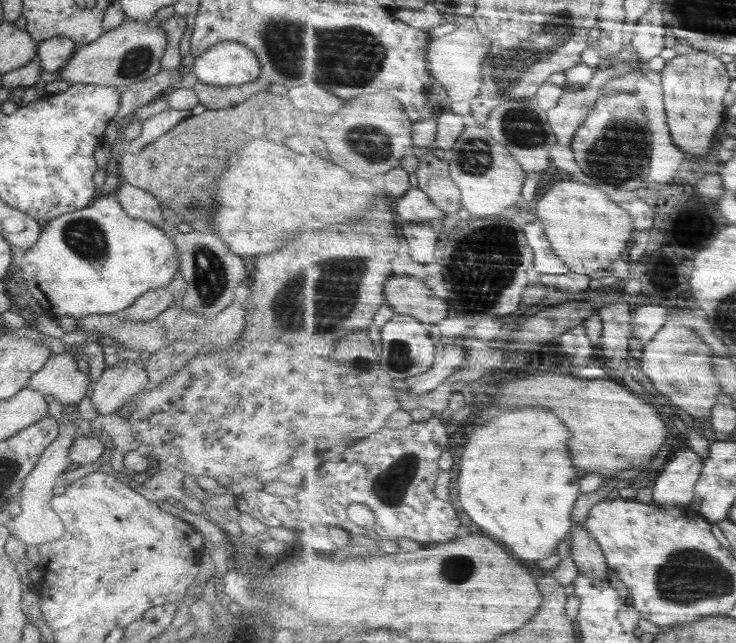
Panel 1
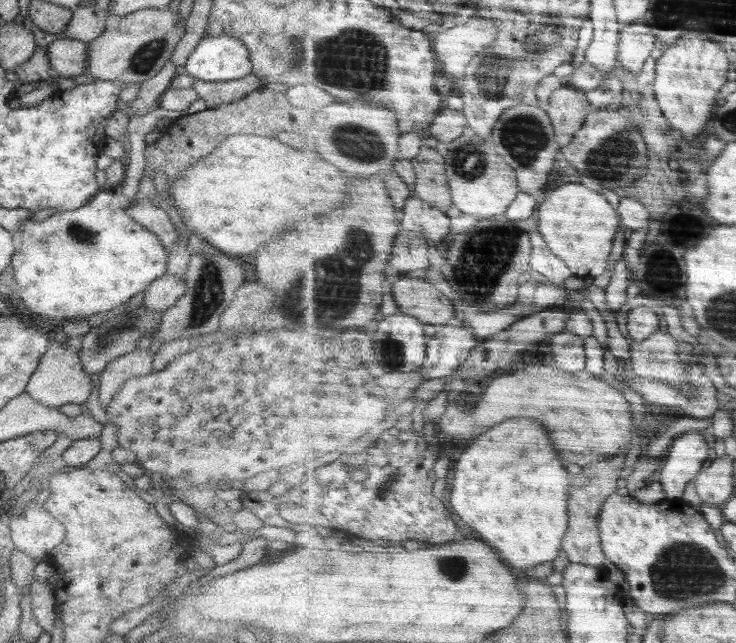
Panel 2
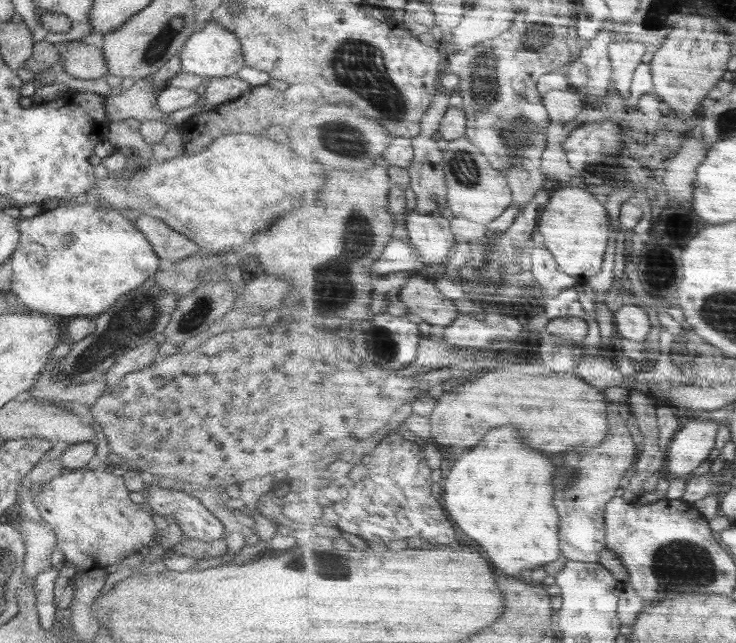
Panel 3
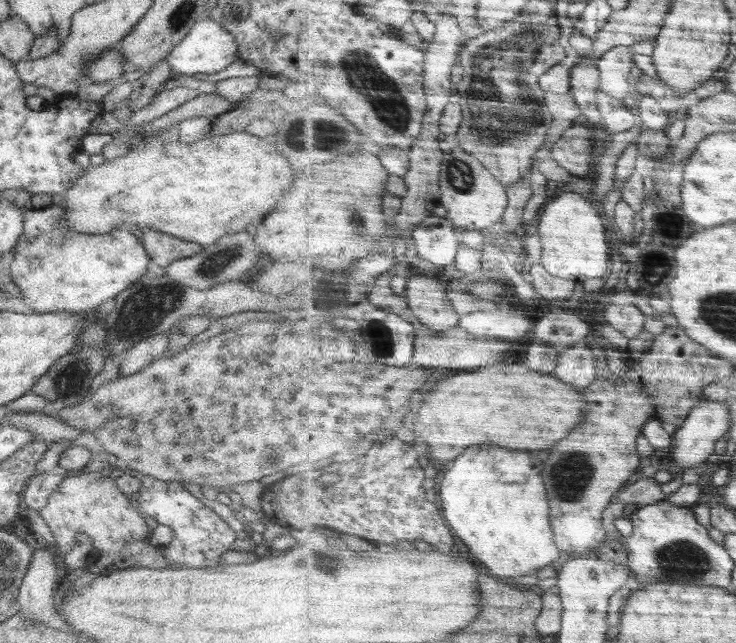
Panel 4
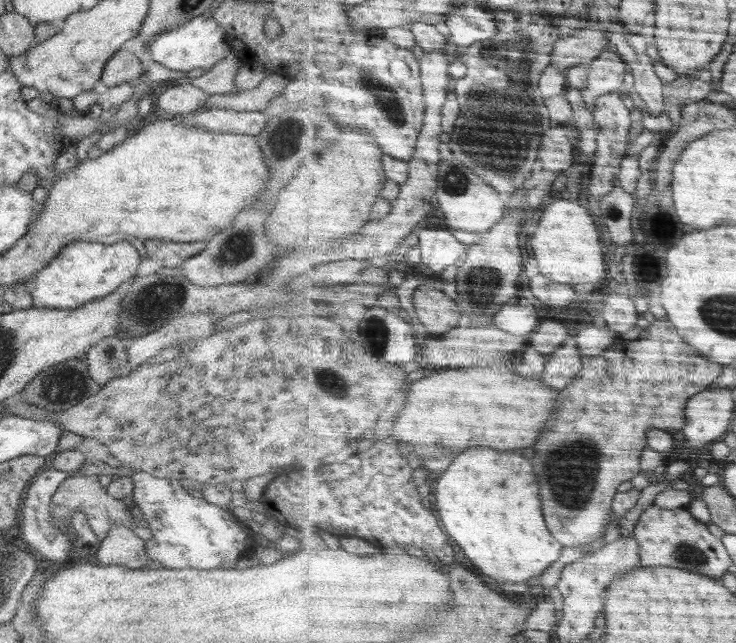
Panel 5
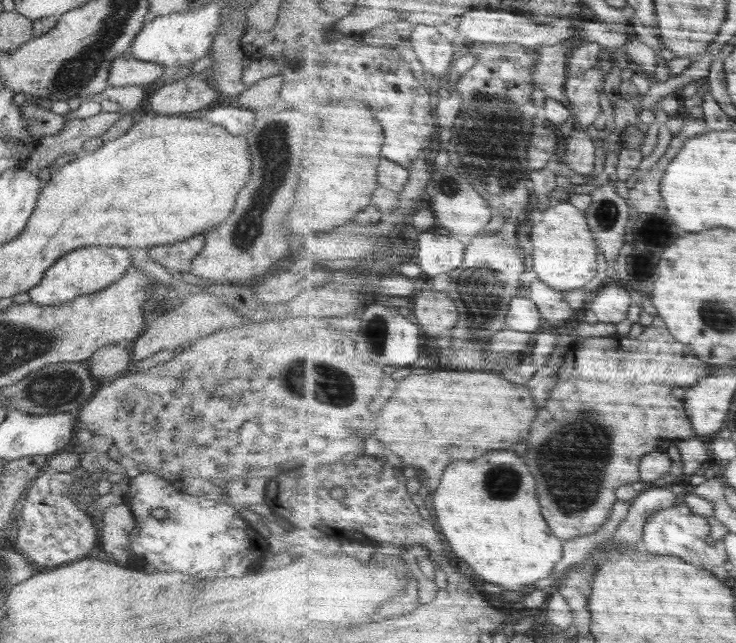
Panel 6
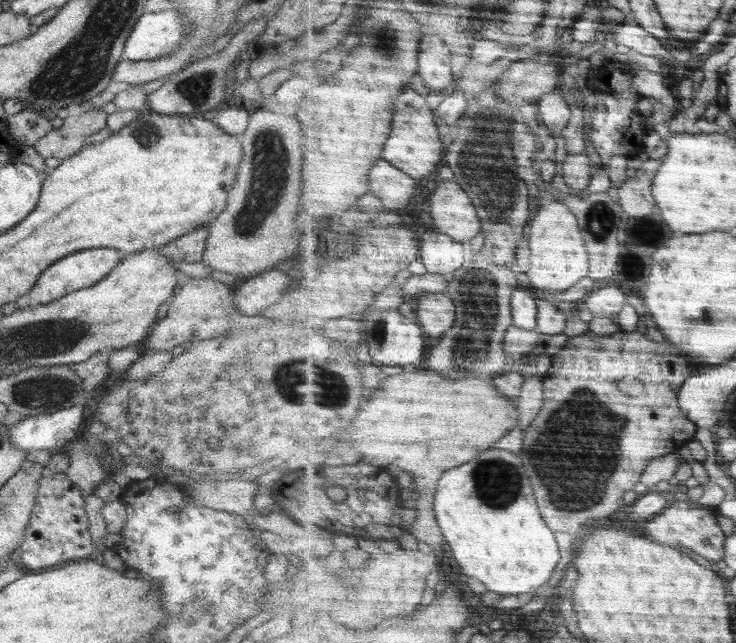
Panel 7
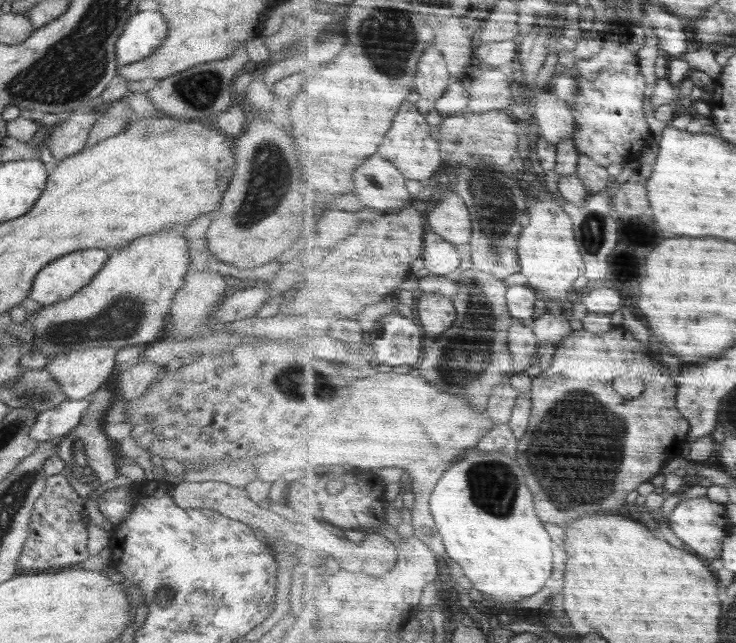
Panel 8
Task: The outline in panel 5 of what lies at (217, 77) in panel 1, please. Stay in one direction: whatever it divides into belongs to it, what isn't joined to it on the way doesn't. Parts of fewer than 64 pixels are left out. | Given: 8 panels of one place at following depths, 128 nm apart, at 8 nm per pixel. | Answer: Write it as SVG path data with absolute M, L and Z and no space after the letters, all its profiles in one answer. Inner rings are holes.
M209 12L201 16L194 16L174 28L167 28L164 32L159 32L158 36L145 43L145 47L154 62L159 62L170 70L189 73L194 68L210 70L217 62L226 58L230 44L224 29Z

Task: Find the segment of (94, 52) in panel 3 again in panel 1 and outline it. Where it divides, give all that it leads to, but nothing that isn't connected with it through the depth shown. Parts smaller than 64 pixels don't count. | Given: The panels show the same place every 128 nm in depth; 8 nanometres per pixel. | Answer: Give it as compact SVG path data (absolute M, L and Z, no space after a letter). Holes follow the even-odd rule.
M53 36L36 45L41 68L44 72L56 74L72 56L78 44L66 37Z

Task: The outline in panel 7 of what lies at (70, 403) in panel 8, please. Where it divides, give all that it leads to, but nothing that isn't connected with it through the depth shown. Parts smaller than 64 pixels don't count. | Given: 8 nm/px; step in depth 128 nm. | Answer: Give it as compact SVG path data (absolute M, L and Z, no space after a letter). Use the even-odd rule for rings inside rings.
M71 406L52 414L27 417L9 426L10 440L22 450L64 451L75 440L84 420L84 406Z

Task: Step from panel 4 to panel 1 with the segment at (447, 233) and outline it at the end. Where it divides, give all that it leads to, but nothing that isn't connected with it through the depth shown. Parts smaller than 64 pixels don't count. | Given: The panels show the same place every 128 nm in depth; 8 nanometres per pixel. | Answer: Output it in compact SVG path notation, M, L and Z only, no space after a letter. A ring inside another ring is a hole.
M420 187L413 188L397 203L396 213L402 227L414 222L443 222L449 216Z

